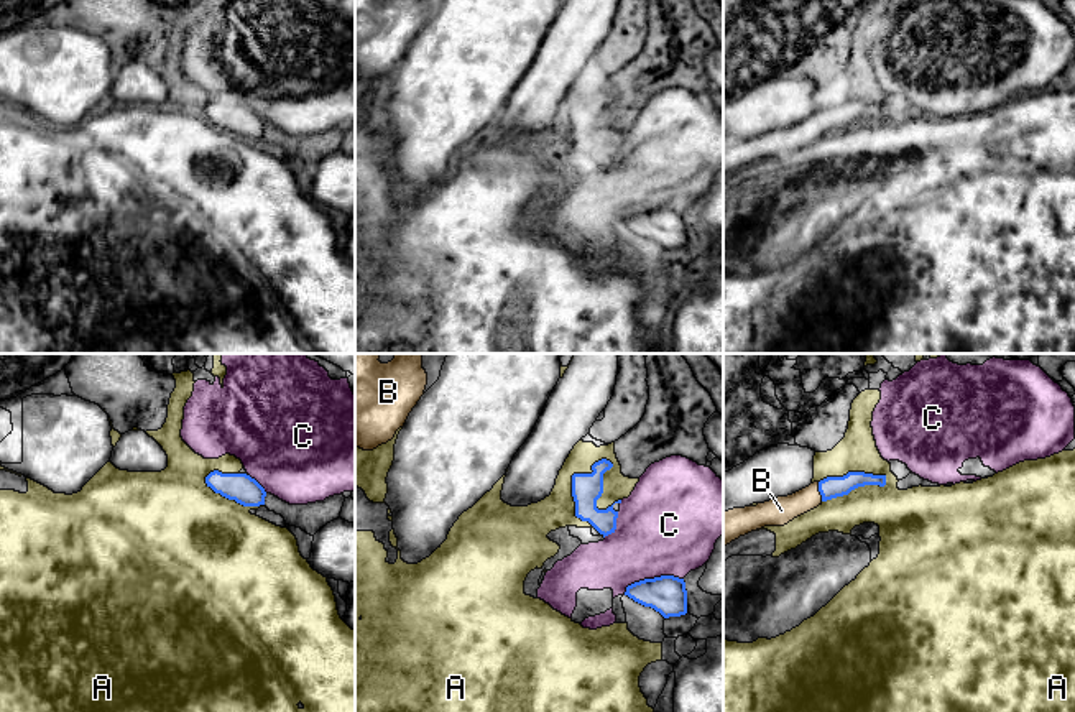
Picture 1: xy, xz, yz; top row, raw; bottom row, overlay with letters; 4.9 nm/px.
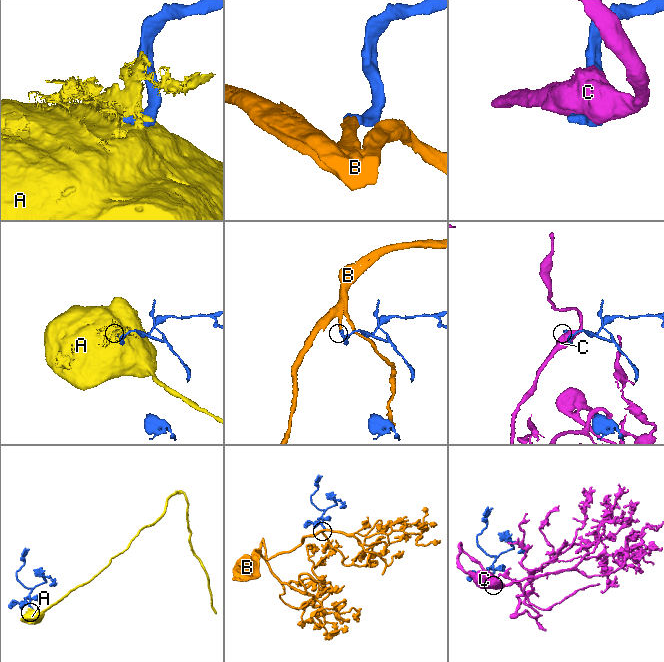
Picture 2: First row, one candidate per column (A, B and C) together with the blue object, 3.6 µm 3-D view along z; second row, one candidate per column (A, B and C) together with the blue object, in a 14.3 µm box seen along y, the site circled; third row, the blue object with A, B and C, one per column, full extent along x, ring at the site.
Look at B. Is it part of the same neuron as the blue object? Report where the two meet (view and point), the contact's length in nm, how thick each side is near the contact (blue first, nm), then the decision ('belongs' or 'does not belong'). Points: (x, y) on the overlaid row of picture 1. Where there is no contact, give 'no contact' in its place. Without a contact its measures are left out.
yz (819, 490) | 100 nm | 110/140 nm | belongs

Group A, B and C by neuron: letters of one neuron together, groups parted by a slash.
A / B / C

